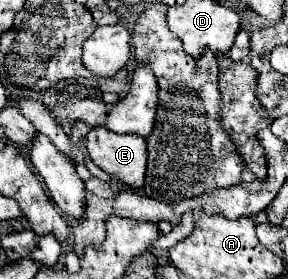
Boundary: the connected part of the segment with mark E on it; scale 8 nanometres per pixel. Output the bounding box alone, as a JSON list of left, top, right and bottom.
[87,128,147,188]

